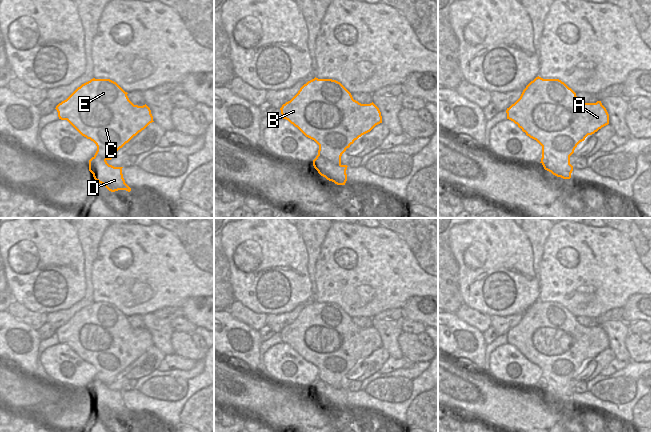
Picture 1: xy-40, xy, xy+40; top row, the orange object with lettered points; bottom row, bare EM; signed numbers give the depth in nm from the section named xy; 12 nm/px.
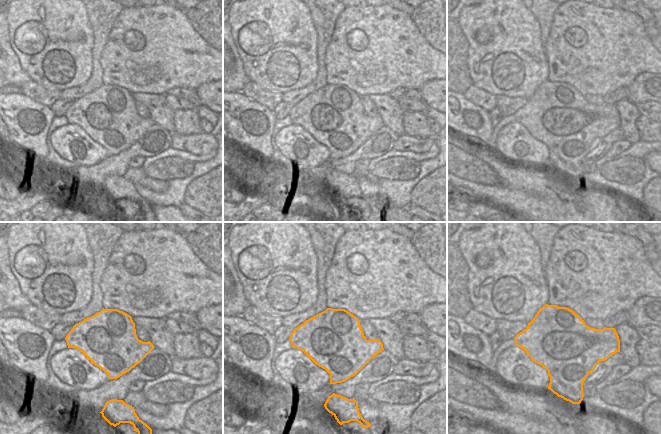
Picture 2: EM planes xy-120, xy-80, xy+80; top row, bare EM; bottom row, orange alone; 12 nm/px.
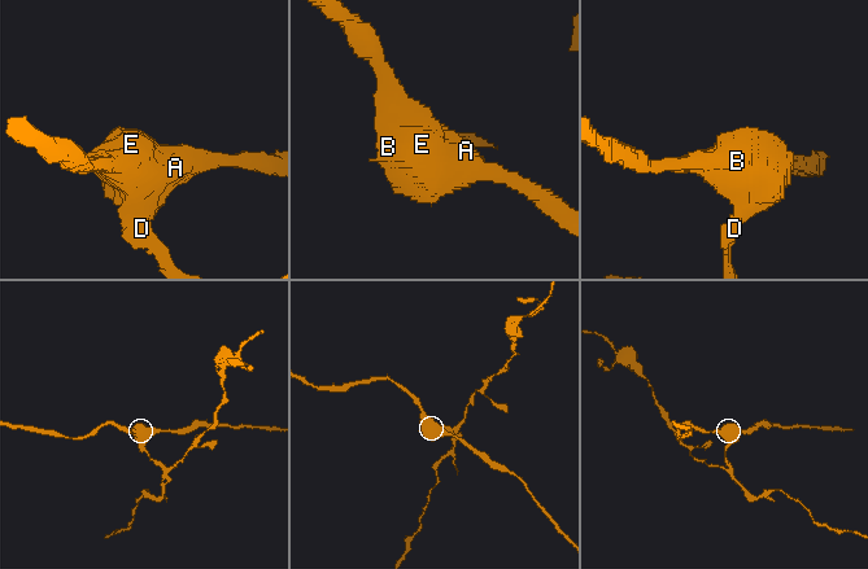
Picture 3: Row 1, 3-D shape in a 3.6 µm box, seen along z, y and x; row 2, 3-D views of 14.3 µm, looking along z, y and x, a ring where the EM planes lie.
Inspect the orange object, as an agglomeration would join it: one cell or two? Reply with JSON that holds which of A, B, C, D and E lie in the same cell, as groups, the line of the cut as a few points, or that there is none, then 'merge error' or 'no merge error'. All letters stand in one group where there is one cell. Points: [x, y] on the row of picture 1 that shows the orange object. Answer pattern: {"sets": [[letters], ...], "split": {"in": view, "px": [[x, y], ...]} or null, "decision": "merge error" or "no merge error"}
{"sets": [["A", "B", "C", "E"], ["D"]], "split": {"in": "xy+40", "px": [[542, 156], [548, 159], [557, 169], [565, 172], [569, 178]]}, "decision": "merge error"}

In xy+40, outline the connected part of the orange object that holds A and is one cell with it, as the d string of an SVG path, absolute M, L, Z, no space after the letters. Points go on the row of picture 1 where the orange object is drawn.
M539 76L506 113L507 119L542 146L542 157L567 173L569 179L573 171L570 156L577 145L609 124L601 101L584 103L561 80Z

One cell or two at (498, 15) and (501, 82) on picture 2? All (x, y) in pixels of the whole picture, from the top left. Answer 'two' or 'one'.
one

